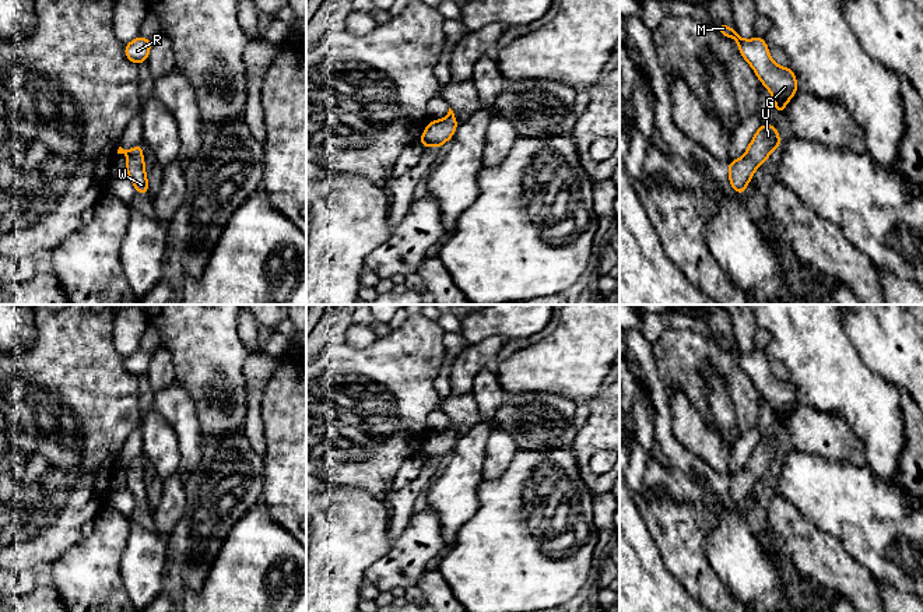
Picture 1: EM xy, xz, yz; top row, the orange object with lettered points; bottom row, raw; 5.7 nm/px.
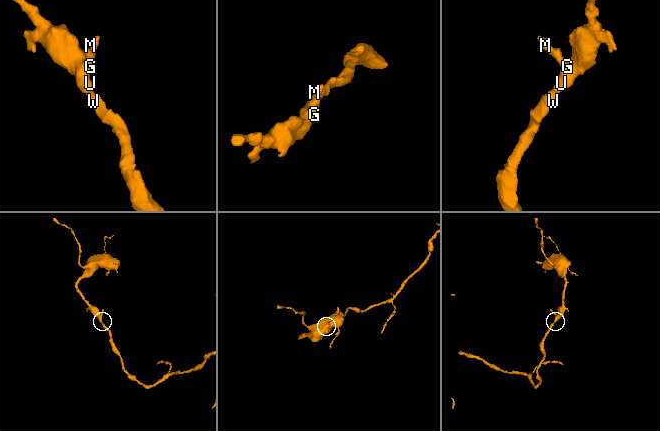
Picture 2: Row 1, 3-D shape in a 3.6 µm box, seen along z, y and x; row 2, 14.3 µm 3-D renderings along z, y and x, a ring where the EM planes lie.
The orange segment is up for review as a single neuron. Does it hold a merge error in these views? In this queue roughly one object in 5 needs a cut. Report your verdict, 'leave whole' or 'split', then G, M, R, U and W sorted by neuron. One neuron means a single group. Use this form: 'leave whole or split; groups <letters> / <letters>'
leave whole; groups G M R U W

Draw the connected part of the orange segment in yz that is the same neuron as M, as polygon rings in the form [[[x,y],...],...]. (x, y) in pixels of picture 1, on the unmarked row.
[[[717,337],[716,341],[723,349],[736,352],[740,366],[752,380],[758,393],[771,405],[775,422],[782,428],[787,415],[799,404],[796,387],[789,380],[773,376],[762,349],[748,354],[743,352],[736,341],[724,337]]]

